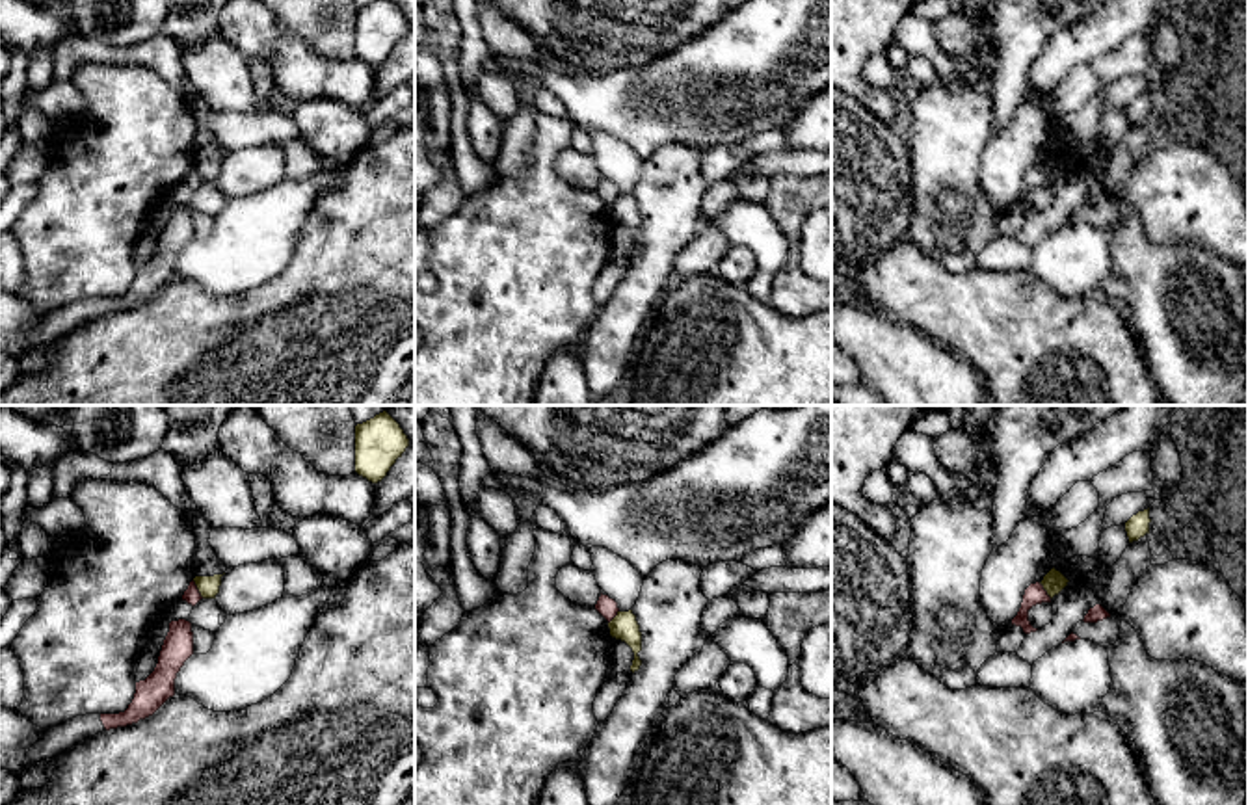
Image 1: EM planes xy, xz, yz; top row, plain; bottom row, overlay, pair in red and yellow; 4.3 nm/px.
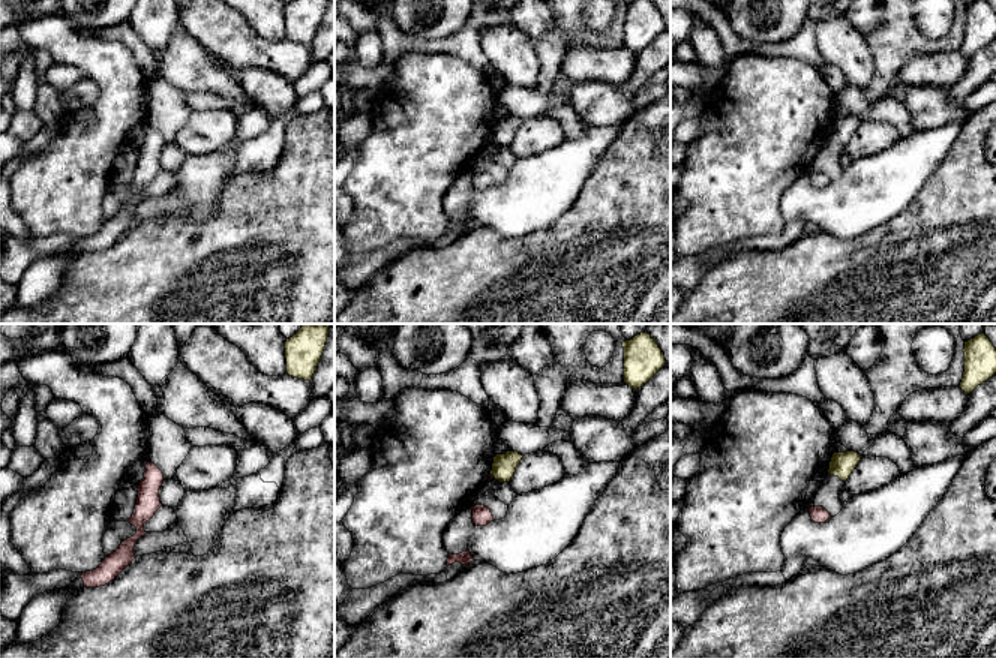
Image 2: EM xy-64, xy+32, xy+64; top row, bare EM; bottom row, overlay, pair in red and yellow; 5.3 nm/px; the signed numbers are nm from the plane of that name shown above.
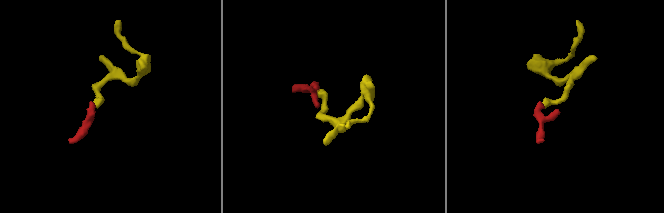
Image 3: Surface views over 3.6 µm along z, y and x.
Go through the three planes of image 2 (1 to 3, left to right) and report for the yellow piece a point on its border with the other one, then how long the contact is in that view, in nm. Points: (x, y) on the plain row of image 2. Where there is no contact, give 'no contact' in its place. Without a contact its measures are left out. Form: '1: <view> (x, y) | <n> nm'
1: no contact
2: no contact
3: no contact

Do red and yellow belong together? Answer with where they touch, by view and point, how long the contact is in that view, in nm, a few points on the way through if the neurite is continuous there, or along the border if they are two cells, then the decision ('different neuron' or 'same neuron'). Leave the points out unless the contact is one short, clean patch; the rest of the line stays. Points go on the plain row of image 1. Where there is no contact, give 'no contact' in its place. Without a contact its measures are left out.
xy (198, 173) | 90 nm | along xy (192, 164), (203, 181) | different neuron

